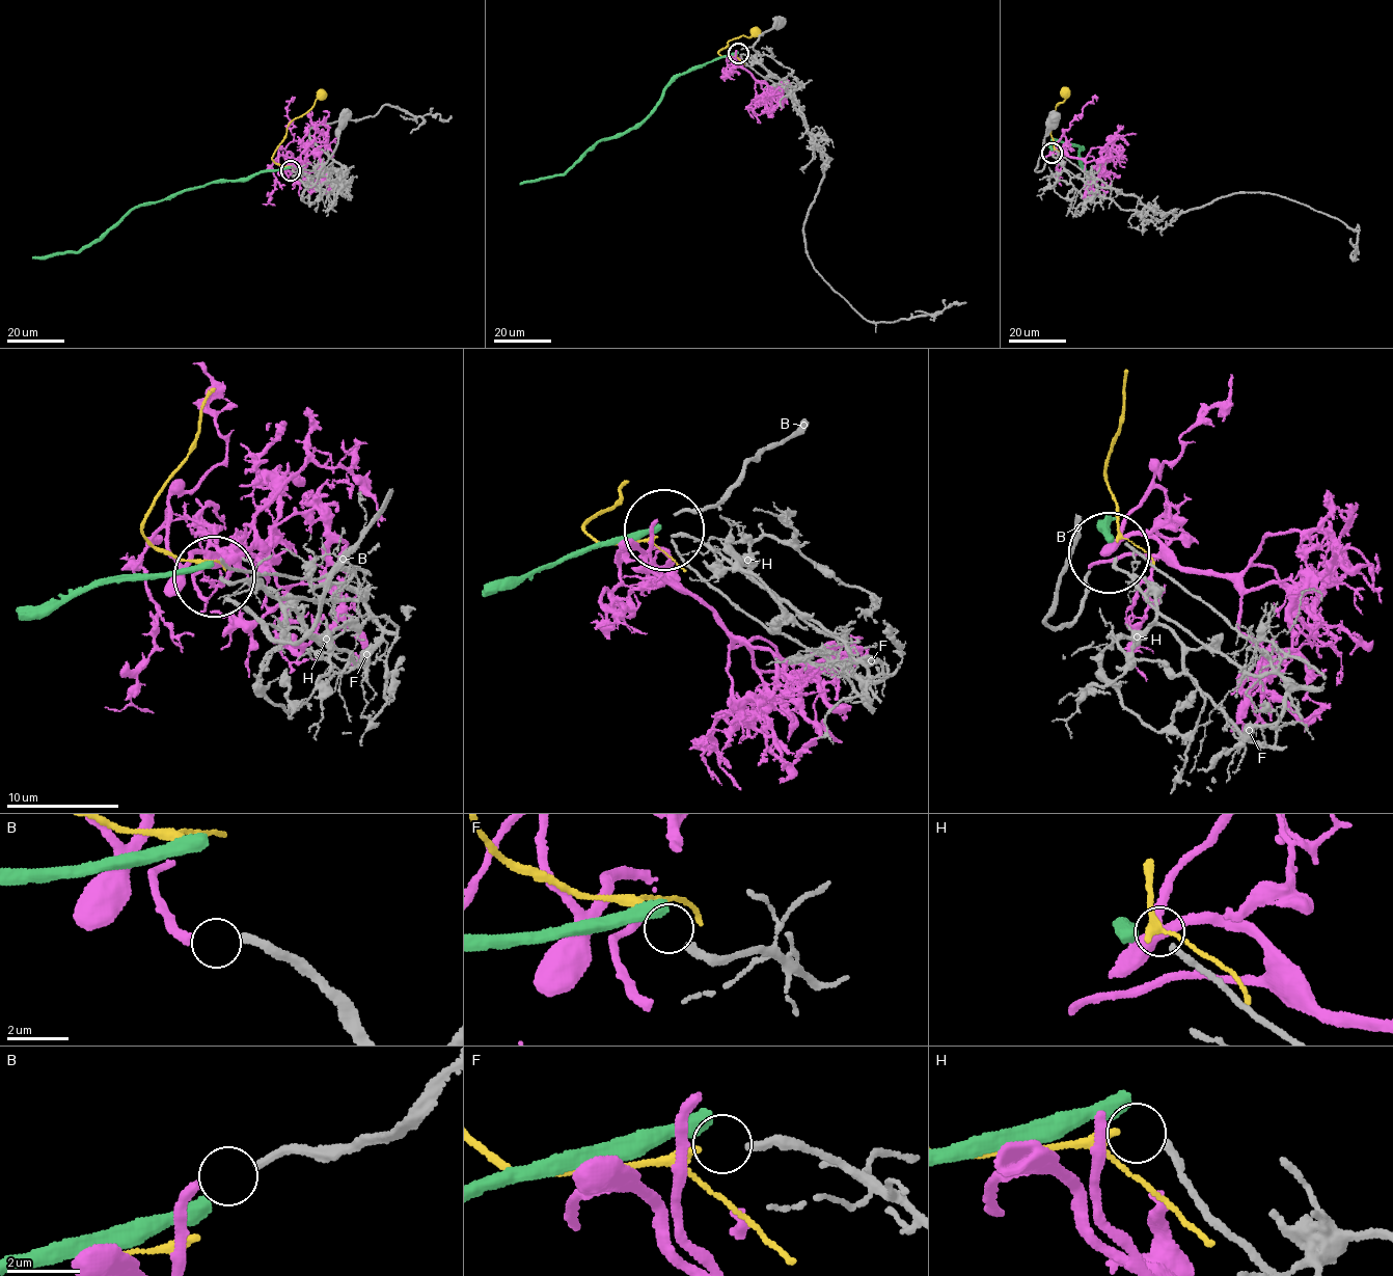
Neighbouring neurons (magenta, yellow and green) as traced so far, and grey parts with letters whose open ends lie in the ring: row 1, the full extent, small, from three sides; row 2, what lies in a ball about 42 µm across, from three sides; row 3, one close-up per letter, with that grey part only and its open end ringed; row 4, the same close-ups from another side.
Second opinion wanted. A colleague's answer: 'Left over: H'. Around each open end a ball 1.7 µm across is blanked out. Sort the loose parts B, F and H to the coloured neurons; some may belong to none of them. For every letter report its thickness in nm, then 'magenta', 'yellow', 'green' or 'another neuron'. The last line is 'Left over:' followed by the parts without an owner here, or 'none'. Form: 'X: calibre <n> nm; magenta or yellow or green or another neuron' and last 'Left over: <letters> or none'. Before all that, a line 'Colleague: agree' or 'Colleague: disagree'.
Colleague: agree
B: calibre 220 nm; magenta
F: calibre 260 nm; yellow
H: calibre 200 nm; another neuron
Left over: H

